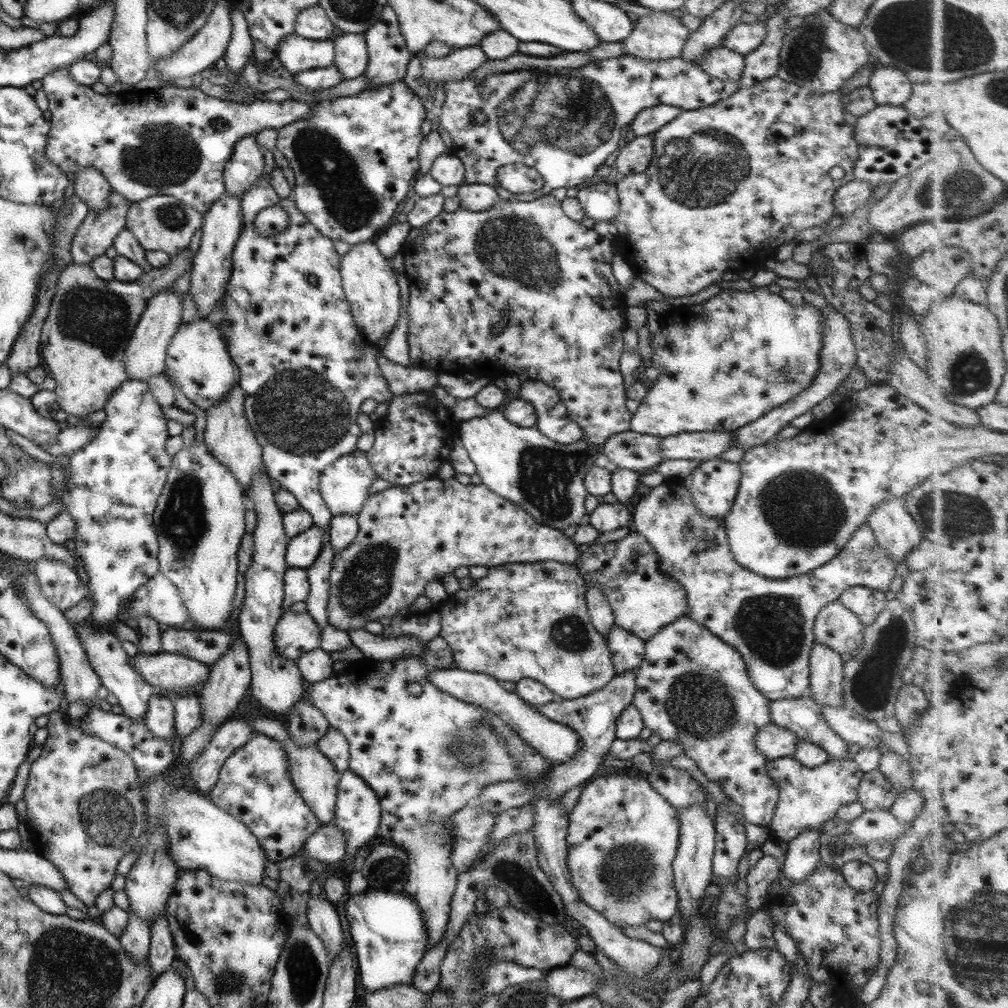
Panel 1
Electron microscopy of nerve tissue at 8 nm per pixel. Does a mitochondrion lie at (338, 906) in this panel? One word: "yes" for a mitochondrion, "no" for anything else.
no

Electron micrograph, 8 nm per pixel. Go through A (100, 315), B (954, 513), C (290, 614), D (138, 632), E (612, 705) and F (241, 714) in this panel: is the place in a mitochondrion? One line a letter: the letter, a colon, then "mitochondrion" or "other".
A: mitochondrion
B: mitochondrion
C: other
D: other
E: other
F: other

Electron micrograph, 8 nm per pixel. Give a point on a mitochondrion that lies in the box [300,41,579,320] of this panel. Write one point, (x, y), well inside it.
(520, 249)

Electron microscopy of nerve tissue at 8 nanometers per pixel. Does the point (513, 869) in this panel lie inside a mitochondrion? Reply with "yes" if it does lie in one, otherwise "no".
yes

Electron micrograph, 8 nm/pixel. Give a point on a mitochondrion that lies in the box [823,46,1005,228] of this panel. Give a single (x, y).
(962, 192)

